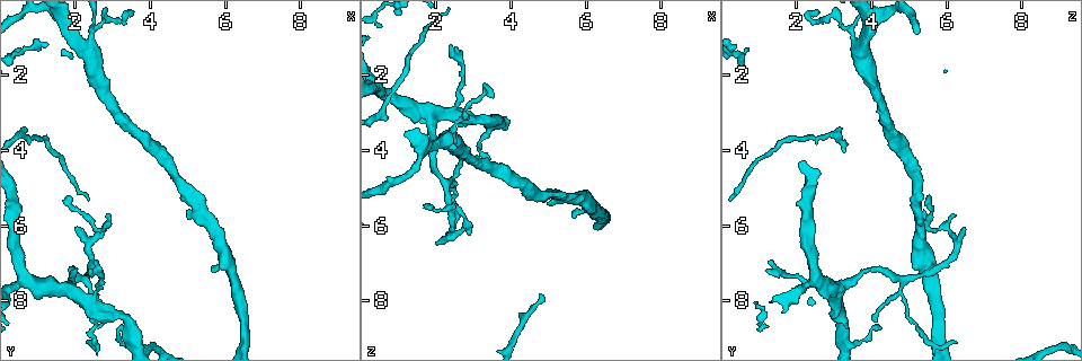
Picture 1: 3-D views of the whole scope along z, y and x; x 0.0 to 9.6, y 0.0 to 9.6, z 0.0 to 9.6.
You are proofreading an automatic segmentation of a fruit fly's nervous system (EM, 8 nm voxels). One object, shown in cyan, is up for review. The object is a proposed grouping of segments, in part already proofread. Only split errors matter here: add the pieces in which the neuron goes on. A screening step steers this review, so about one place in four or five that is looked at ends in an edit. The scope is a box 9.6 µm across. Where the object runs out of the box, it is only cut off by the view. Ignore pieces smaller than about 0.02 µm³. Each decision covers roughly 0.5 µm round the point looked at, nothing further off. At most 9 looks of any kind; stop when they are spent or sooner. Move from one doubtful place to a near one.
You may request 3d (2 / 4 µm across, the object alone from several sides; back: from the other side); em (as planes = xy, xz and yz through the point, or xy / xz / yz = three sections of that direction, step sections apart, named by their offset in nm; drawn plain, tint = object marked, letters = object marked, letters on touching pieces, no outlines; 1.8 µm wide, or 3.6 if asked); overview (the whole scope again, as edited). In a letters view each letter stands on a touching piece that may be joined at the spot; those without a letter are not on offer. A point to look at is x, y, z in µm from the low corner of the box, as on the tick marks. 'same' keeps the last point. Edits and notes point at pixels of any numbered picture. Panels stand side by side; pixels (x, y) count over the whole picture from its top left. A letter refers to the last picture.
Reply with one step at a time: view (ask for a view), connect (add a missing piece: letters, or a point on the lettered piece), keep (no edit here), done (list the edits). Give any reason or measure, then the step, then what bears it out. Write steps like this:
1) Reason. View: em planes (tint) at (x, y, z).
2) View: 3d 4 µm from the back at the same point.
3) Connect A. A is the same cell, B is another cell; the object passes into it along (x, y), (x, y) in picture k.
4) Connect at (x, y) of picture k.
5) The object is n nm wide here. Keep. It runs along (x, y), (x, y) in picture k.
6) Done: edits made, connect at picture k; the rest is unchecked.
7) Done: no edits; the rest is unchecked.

Three arms meet. View: em xz step 8 (plain) at (1.75, 7.60, 3.05).

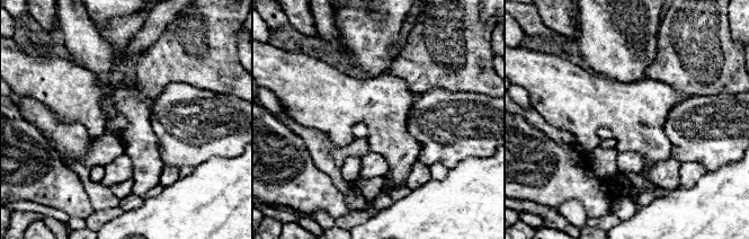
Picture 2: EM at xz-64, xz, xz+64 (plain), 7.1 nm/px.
What lies round it. View: em xz step 8 (letters) at the same point.

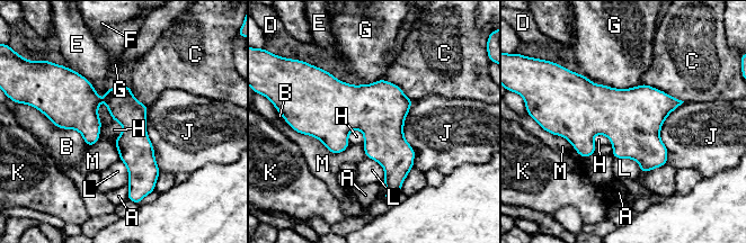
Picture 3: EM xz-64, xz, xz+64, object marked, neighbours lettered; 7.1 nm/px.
Keep. A, B, C, D, E, F, G, H, J, K, L and M are other cells; a border runs along (363, 132), (353, 129), (348, 143) in picture 3; none of them fits.

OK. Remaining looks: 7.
Tapers out. View: 3d 4 µm at (2.60, 7.00, 1.15).

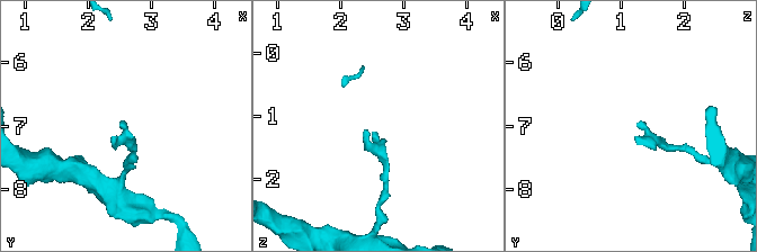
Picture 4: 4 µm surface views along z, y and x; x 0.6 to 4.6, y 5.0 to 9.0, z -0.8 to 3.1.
Need the tissue. View: em xy step 8 (tint) at (2.50, 6.95, 1.20).

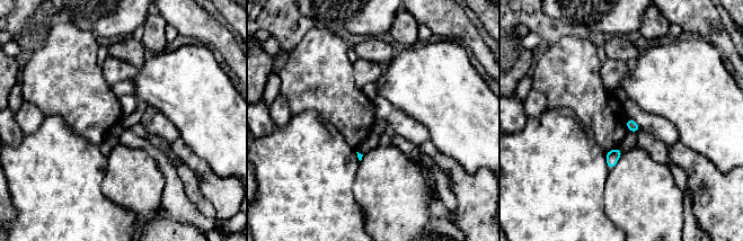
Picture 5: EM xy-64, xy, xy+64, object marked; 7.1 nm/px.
View: em planes (letters) at the same point.

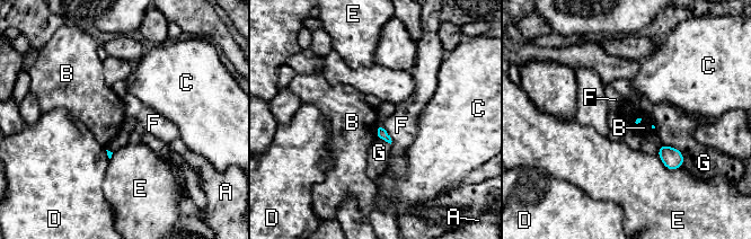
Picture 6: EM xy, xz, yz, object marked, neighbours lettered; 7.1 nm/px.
Keep. A, B, C, D, E, F and G are other cells; a border runs along (378, 124), (376, 136) in picture 6; none of them fits.

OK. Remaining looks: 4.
Thin end. View: 3d 4 µm at (2.30, 9.05, 6.30).

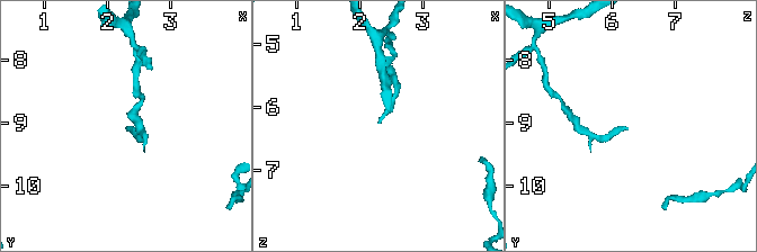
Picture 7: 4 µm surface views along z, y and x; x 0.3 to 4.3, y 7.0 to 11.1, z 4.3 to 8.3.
Need the tissue. View: em 3.6 µm planes (plain) at (2.35, 9.10, 6.25).

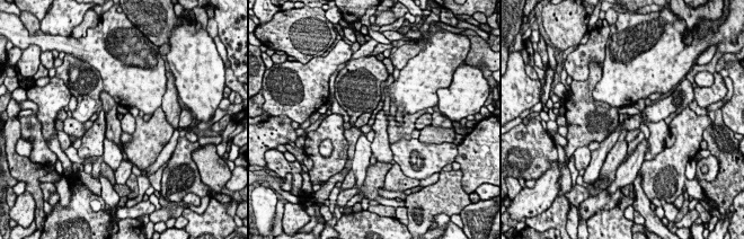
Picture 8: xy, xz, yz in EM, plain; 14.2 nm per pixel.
See the neighbours. View: em 3.6 µm planes (letters) at the same point.

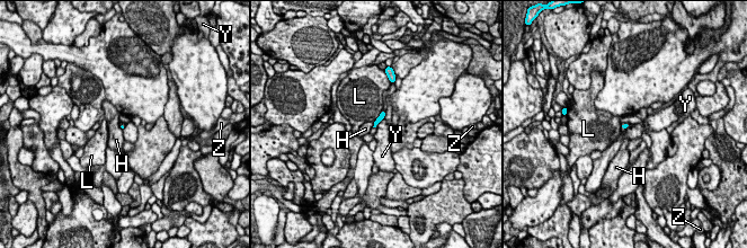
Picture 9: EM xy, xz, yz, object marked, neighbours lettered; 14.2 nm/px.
Keep. H, L, Y and Z are other cells; a border runs along (383, 118), (375, 126) in picture 9; none of them fits.

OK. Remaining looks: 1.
Done: no edits; the rest is unchecked.

